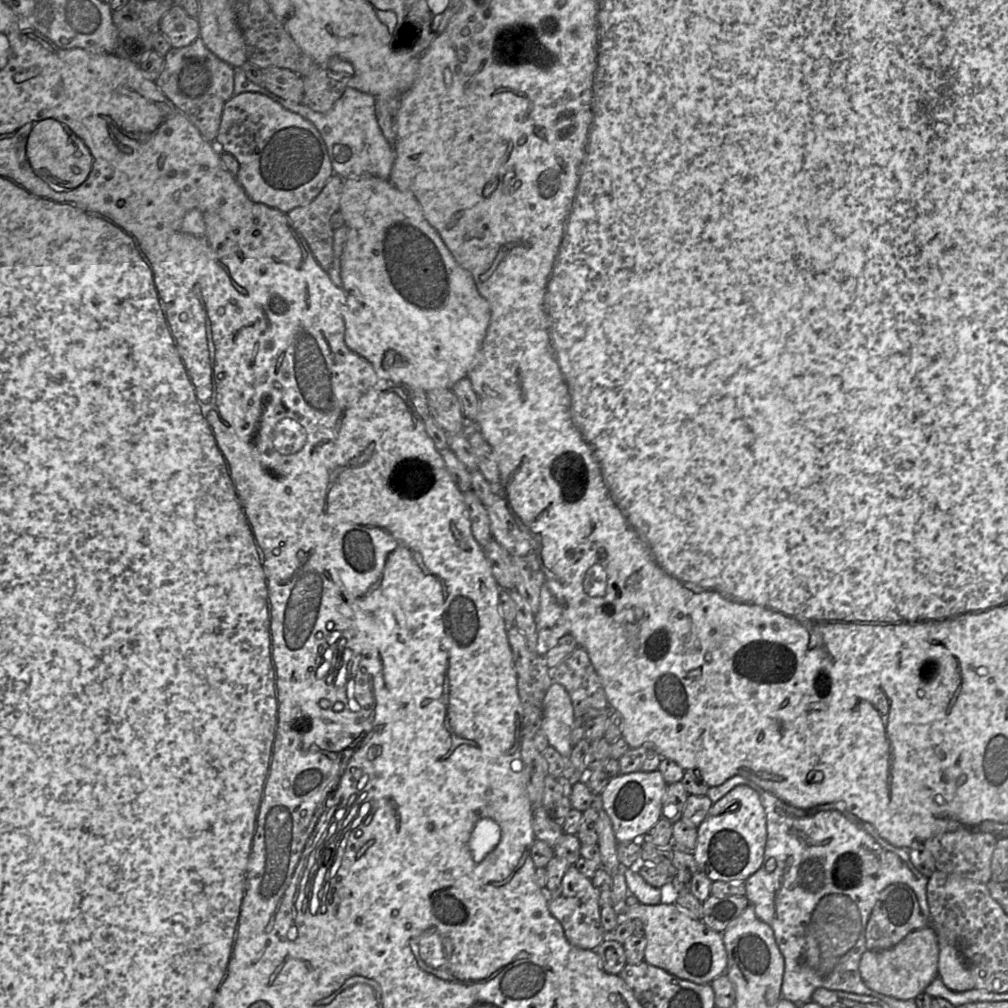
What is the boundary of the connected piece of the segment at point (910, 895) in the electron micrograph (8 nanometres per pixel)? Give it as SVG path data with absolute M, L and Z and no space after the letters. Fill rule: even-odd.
M893 883L880 892L869 916L865 940L868 950L884 950L897 945L910 932L930 926L912 888L904 883Z

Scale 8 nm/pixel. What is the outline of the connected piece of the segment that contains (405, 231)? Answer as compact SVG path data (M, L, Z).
M376 177L343 179L339 211L348 229L347 241L340 260L342 288L345 292L344 341L346 347L368 362L381 380L424 391L452 389L458 380L468 376L488 334L491 307L487 299L479 292L471 274L458 263L439 232L429 223L419 202L410 192L400 191L389 180Z

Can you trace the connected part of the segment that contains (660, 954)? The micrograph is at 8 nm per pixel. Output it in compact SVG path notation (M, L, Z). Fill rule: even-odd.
M675 903L636 906L621 909L617 914L618 924L640 919L645 926L646 947L644 961L653 966L696 984L711 983L725 974L727 952L722 933L710 929L701 920L692 919L681 911Z

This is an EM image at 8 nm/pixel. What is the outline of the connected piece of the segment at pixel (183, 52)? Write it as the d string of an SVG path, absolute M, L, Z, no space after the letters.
M198 37L186 47L168 51L163 70L155 82L203 139L215 143L224 106L234 96L234 68L211 52Z

